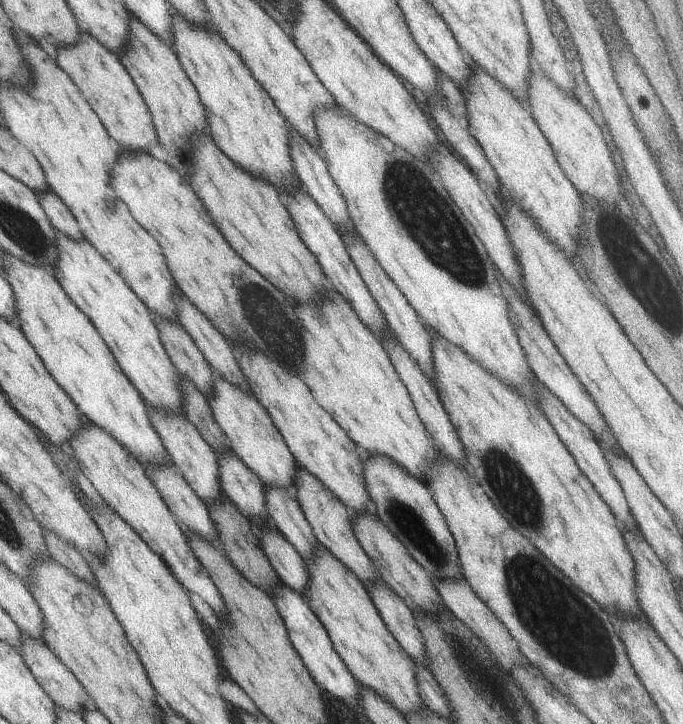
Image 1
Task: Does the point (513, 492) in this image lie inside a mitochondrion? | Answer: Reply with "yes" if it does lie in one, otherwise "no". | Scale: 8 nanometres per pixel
yes

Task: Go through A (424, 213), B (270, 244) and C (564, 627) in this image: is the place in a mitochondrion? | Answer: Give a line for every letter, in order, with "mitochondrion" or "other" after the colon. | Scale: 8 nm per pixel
A: mitochondrion
B: other
C: mitochondrion

